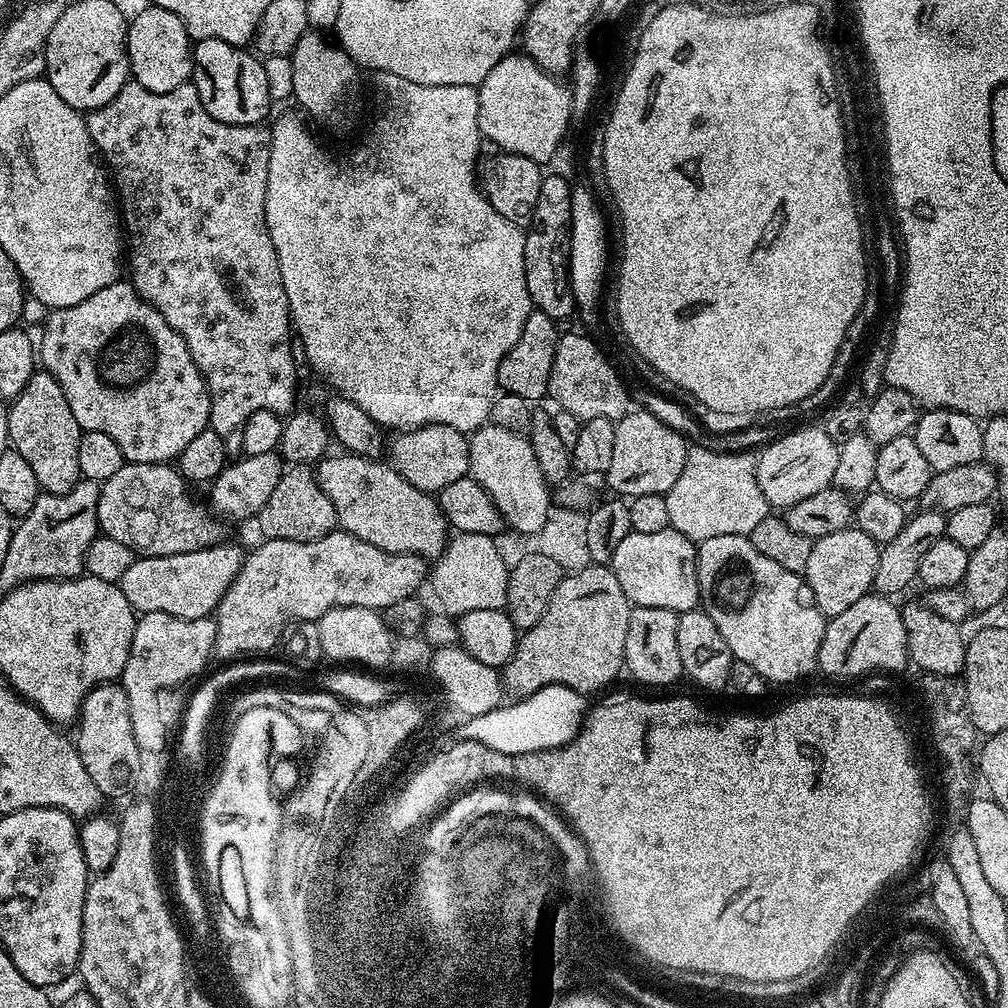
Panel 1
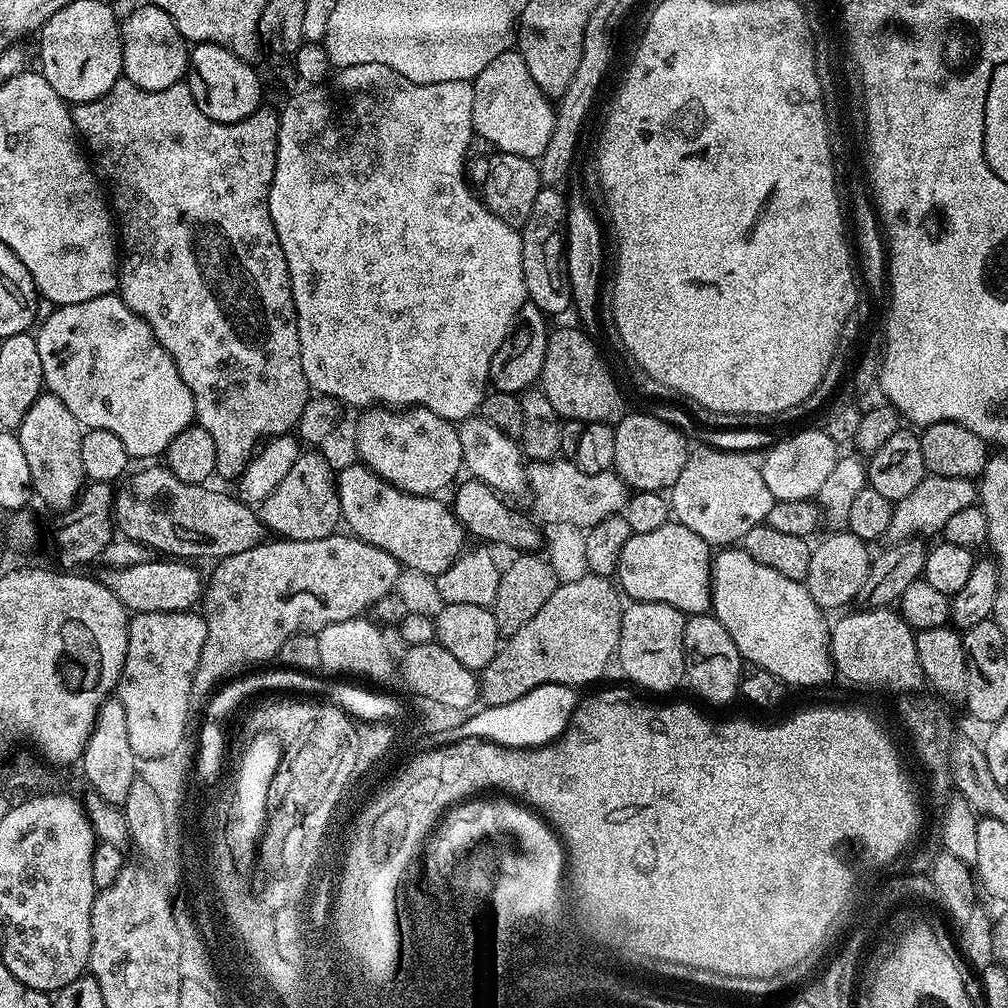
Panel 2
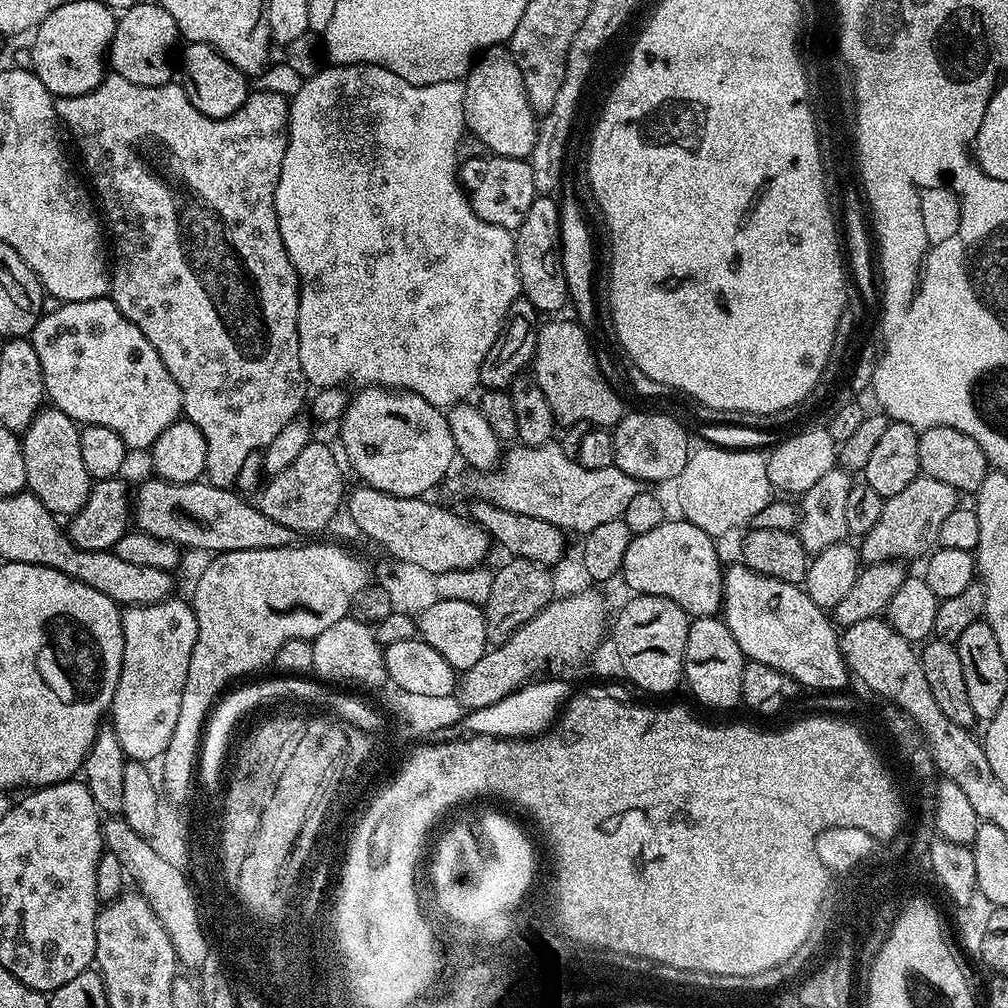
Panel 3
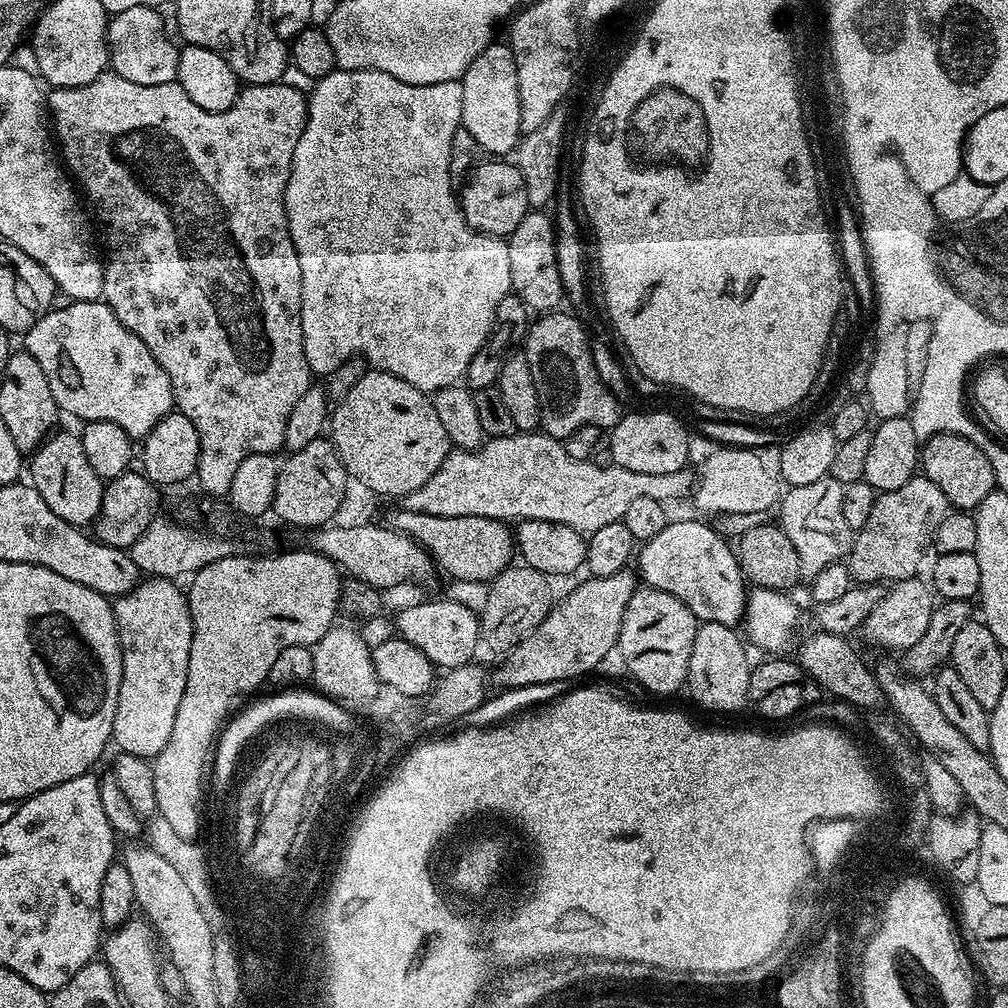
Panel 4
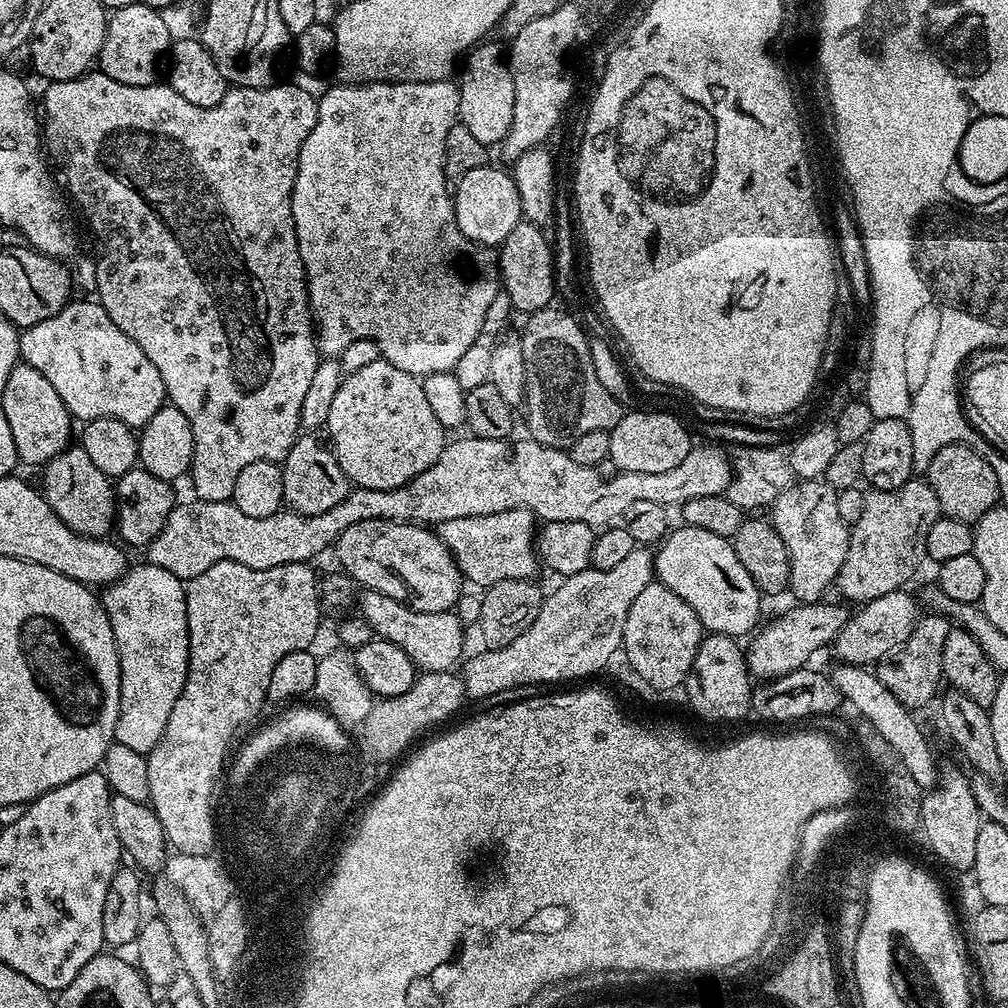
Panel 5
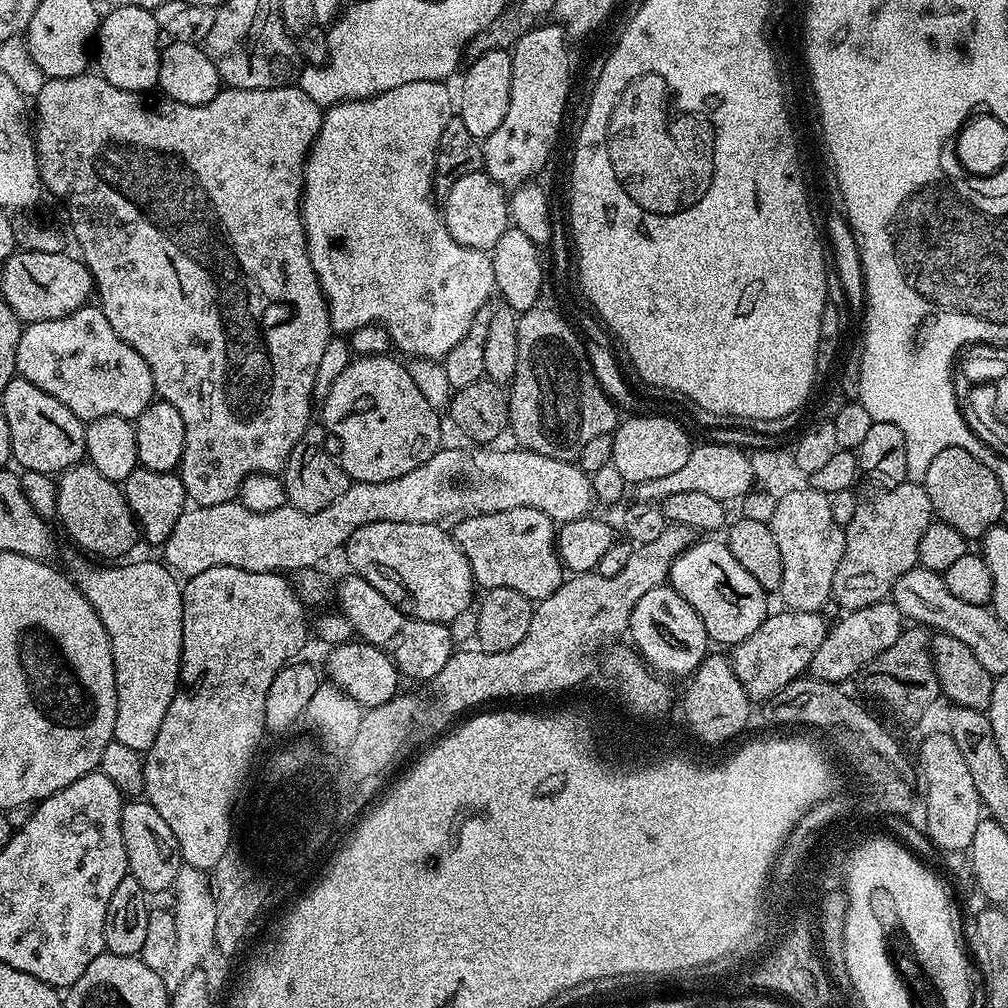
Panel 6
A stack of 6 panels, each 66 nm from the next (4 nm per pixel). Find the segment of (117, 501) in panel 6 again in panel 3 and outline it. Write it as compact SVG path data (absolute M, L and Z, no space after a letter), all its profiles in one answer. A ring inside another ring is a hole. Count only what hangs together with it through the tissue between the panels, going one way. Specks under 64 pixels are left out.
M51 406L41 407L30 426L22 433L22 458L26 462L26 488L33 496L39 498L46 510L60 518L71 518L86 502L93 486L92 476L82 463L82 442L80 441L80 428L76 421L70 419L62 410Z

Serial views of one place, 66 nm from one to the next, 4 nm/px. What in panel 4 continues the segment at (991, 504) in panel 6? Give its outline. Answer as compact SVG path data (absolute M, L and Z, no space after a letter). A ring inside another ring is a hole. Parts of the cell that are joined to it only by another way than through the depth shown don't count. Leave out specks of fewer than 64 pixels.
M939 432L923 441L919 467L922 474L942 494L946 494L949 505L956 510L974 510L997 487L996 475L990 466L990 458L986 458L985 449L975 444L971 435L946 434Z

